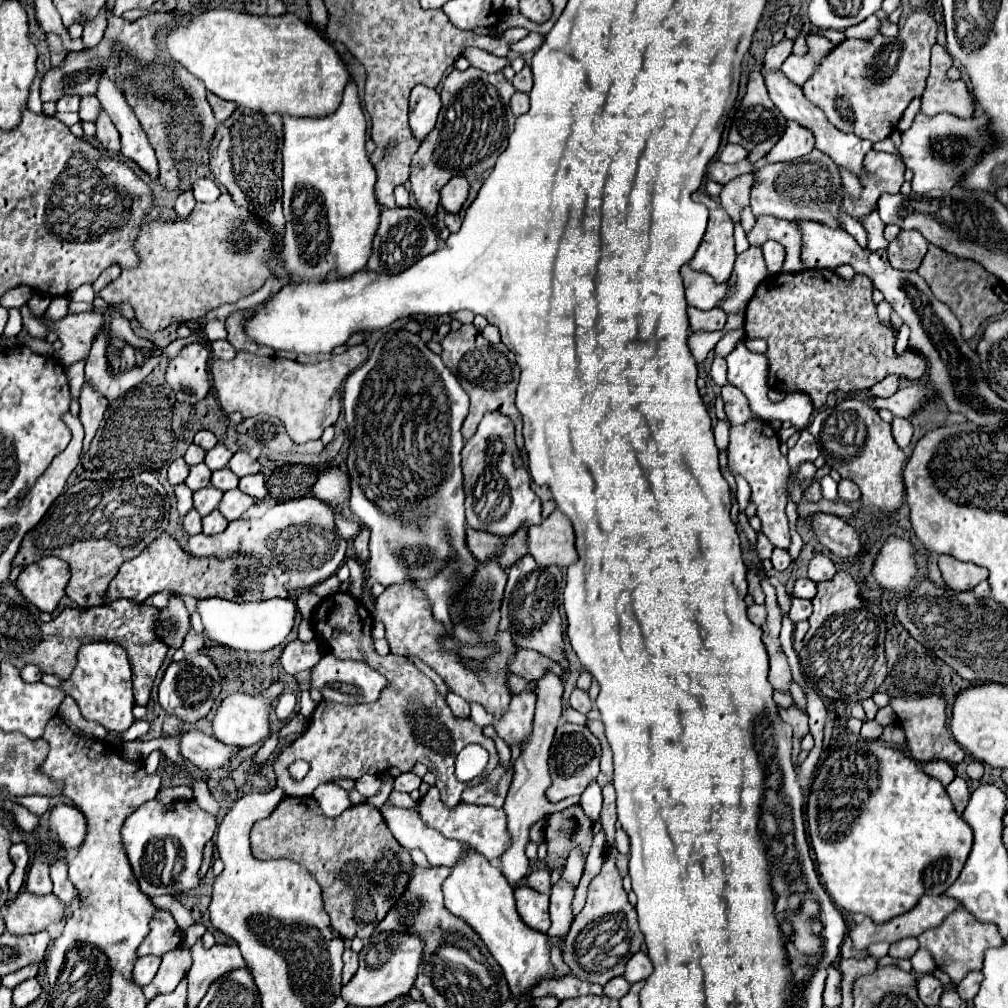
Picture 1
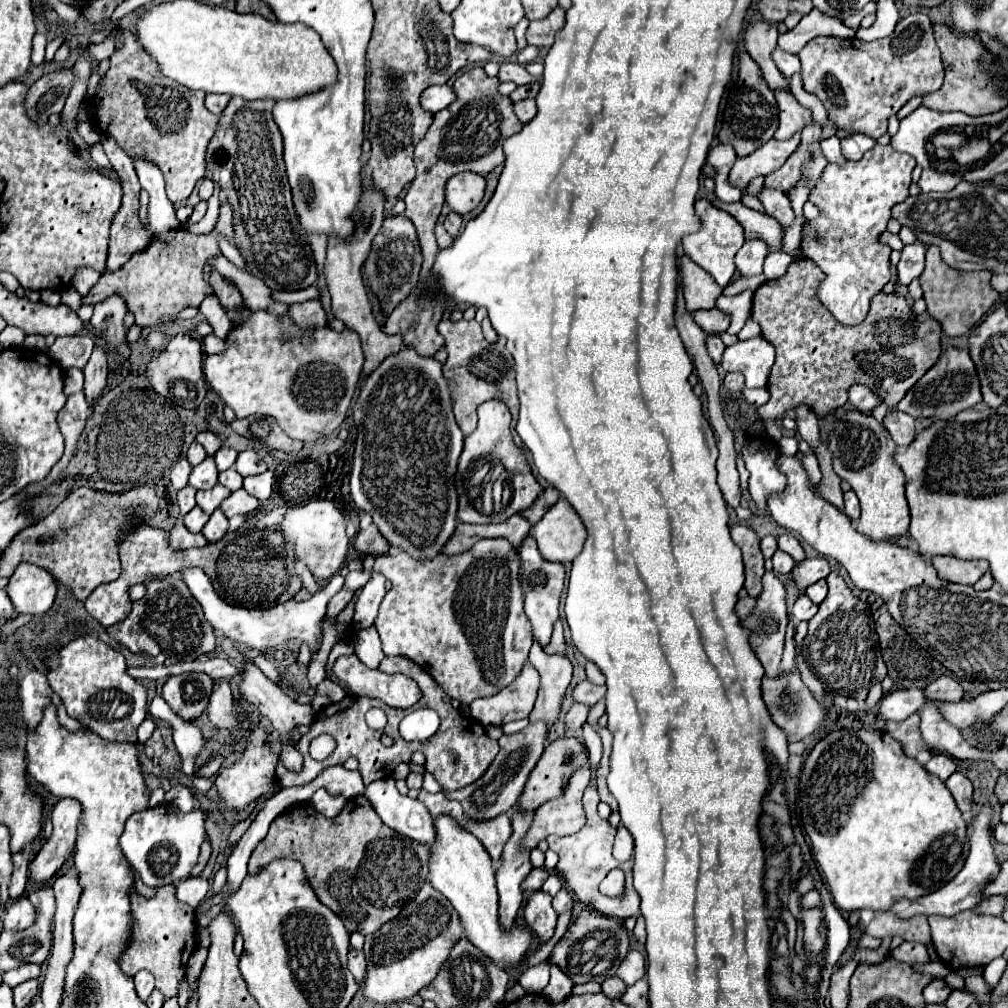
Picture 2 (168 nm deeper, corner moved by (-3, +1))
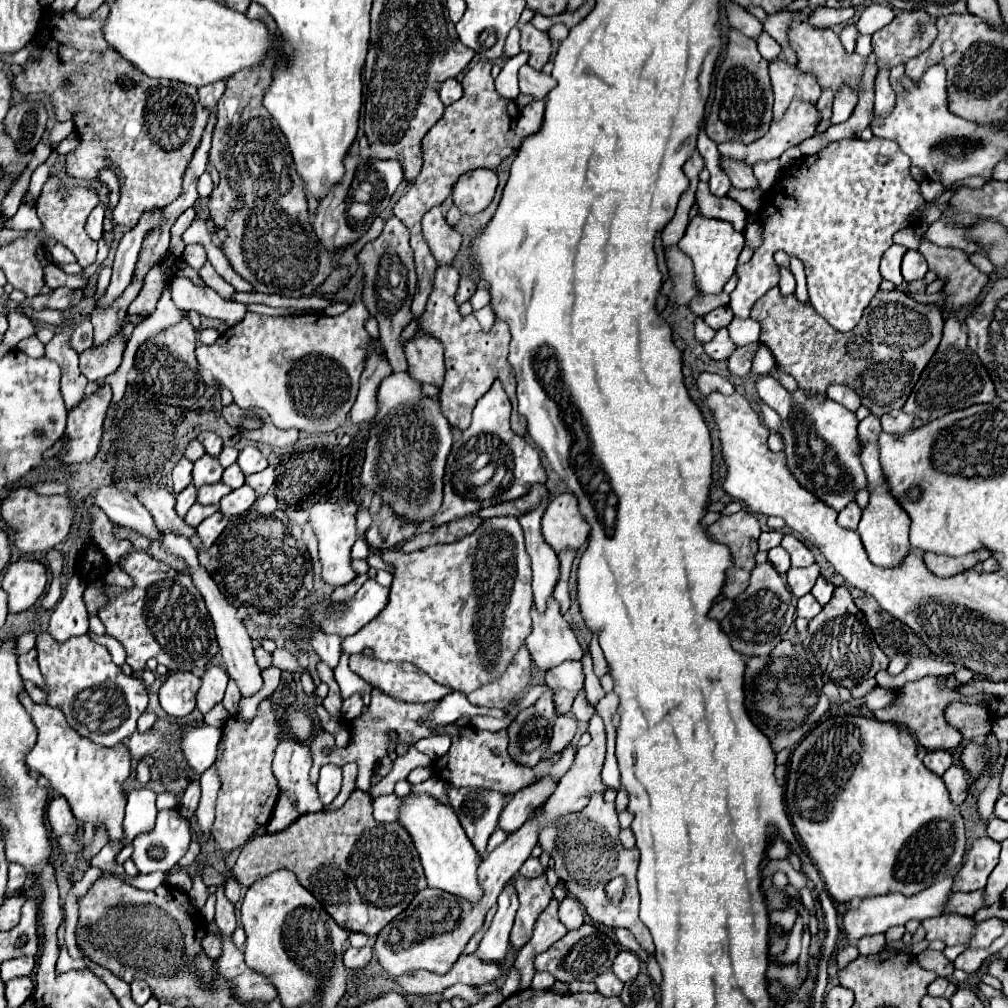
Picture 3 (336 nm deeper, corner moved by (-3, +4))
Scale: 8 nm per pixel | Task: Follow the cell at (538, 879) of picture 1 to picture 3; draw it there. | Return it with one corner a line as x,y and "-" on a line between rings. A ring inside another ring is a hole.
533,856
527,858
525,864
521,866
519,874
525,876
525,878
537,878
537,876
541,876
541,874
543,874
543,866
541,866
539,858
533,858

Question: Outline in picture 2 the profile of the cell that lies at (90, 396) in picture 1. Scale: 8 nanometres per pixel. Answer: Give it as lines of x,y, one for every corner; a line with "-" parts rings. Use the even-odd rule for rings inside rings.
95,345
89,363
83,367
85,373
85,395
87,401
93,403
97,397
103,395
103,389
107,385
107,373
109,373
109,355
105,355
103,345

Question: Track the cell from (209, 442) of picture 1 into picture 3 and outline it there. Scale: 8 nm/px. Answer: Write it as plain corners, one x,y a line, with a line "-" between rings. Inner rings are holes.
201,432
201,434
197,436
197,440
205,446
205,452
207,452
207,454
219,456
219,452
221,452
221,448
223,448
223,442
221,442
221,438
219,438
215,432

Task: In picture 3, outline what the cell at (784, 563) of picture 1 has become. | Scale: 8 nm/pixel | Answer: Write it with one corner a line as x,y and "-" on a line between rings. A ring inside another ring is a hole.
777,546
777,548
773,548
773,550
769,550
769,562
775,566
775,570
779,572
779,574
785,574
787,570
789,570
789,554
781,548
781,546

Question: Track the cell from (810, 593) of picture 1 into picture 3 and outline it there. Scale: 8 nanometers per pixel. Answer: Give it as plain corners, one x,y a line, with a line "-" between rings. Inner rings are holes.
819,576
819,578
817,578
817,582
815,582
815,586
813,586
813,590
811,590
811,594
815,596
815,600
817,600
817,602
827,604
827,602
831,600
833,588
835,588
835,586
833,586
829,580
825,580
823,576

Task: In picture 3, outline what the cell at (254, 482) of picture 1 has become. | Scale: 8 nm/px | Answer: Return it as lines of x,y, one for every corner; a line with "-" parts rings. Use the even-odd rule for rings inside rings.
271,466
265,468
263,472
257,472
257,474
249,474
249,476
245,476
245,484
249,484
259,496
267,494
267,490
273,486
273,482
275,482
275,472
273,472

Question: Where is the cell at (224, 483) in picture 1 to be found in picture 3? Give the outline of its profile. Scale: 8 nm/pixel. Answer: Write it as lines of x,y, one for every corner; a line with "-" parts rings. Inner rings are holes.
233,464
233,466
229,466
229,468
223,472
223,482
225,482
227,486
231,486
231,488
239,488
239,486
243,486
243,482
245,482
245,474
241,472
241,468
239,468
237,464

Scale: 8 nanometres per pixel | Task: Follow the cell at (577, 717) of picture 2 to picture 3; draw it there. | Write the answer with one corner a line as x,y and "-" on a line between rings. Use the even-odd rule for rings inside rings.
563,714
557,718
555,726
553,726
553,736
551,736
551,750
553,752
561,752
575,736
577,732
577,718
573,718
571,714

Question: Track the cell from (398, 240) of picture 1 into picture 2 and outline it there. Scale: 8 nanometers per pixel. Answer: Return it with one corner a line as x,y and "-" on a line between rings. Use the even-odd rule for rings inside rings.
387,217
383,221
381,231
373,239
373,247
369,251
369,257
363,263
363,275
367,281
367,287
373,291
373,295
379,299
381,313
387,317
401,301
405,301
411,291
415,289
419,281
419,269
421,269
421,249
417,241
417,233
413,223
407,217

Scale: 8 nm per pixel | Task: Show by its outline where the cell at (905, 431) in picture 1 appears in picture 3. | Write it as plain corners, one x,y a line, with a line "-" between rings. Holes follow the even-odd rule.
893,410
893,412
881,416
883,432
889,432
889,434
903,436
911,428
911,424
913,424
913,416
905,414
903,410

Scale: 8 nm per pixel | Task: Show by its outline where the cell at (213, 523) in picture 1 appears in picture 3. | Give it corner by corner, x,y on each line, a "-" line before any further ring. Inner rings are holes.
215,512
213,516
209,516
207,520
201,522
201,526
197,528
197,536
203,542
203,548
211,548
211,544
219,538
219,534
223,532
227,524
227,518
221,512

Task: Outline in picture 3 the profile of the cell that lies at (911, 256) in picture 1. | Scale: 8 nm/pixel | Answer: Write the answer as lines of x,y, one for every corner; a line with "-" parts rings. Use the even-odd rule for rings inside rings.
907,250
903,256
903,264
901,264
901,272
905,282
913,282
919,280
927,274
927,260
921,256
921,252
917,250

